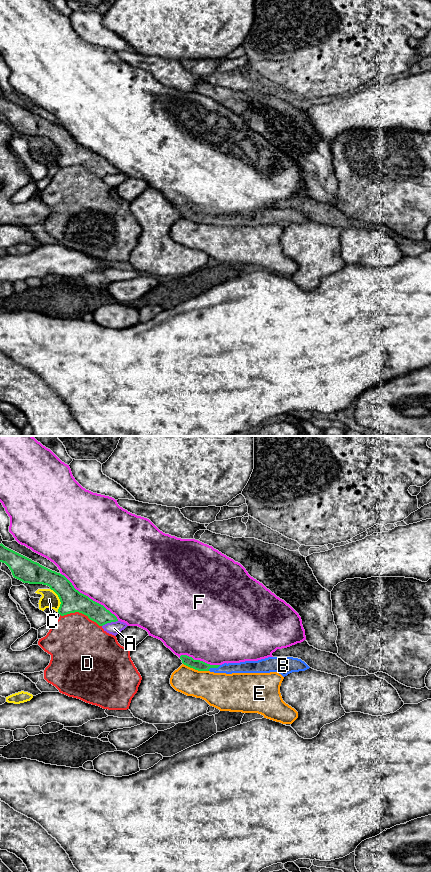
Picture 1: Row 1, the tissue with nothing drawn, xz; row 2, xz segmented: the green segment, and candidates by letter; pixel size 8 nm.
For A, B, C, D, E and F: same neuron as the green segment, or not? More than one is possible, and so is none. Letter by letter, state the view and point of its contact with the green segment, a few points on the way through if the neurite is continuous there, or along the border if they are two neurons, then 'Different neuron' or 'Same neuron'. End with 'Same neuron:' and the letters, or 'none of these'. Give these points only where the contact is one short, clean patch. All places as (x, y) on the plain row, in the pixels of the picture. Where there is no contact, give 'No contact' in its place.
A: Touches green at xz (109, 174). Different neuron
B: Touches green at xz (214, 219). Path across: xz (198, 217), (214, 219), (243, 219). Same neuron
C: Touches green at xz (60, 152). Different neuron
D: Touches green at xz (81, 164). Different neuron
E: Touches green at xz (196, 221). Boundary: xz (183, 215), (198, 222), (208, 223). Different neuron
F: Touches green at xz (89, 150). Different neuron
Same neuron: B

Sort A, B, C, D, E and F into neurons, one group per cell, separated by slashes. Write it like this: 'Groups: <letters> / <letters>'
Groups: A / B / C / D / E / F

